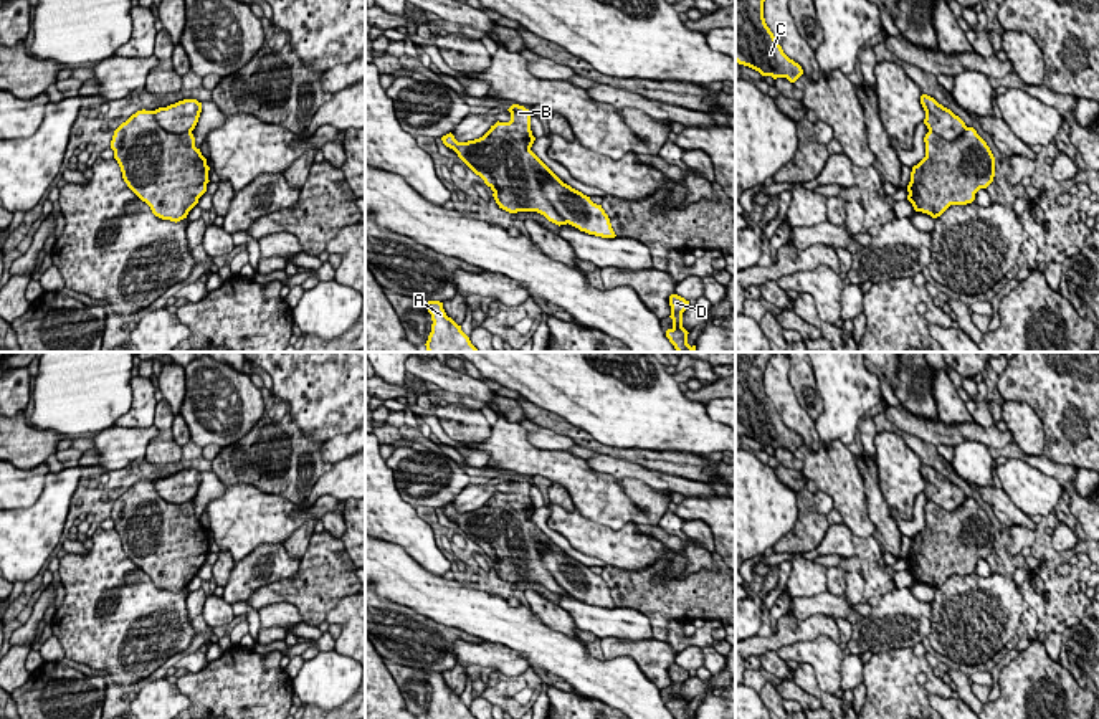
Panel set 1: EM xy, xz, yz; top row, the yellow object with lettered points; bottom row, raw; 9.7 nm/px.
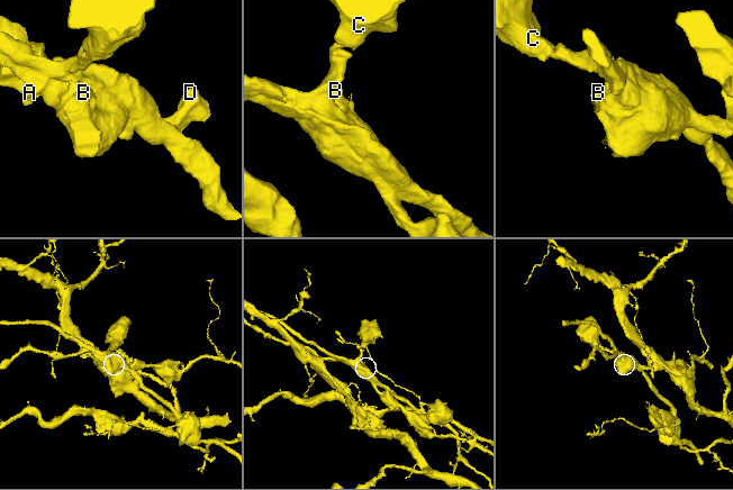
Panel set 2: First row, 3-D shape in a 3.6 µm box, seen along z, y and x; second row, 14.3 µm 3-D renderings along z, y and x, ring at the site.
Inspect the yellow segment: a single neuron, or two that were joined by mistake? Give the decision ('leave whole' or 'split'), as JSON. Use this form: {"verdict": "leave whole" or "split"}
{"verdict": "leave whole"}

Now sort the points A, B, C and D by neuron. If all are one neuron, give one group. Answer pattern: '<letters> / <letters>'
A B C D

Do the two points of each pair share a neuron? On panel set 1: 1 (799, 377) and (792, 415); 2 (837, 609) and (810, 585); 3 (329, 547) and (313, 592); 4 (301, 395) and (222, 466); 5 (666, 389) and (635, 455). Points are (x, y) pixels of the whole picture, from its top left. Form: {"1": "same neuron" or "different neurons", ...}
{"1": "different neurons", "2": "different neurons", "3": "same neuron", "4": "different neurons", "5": "different neurons"}

